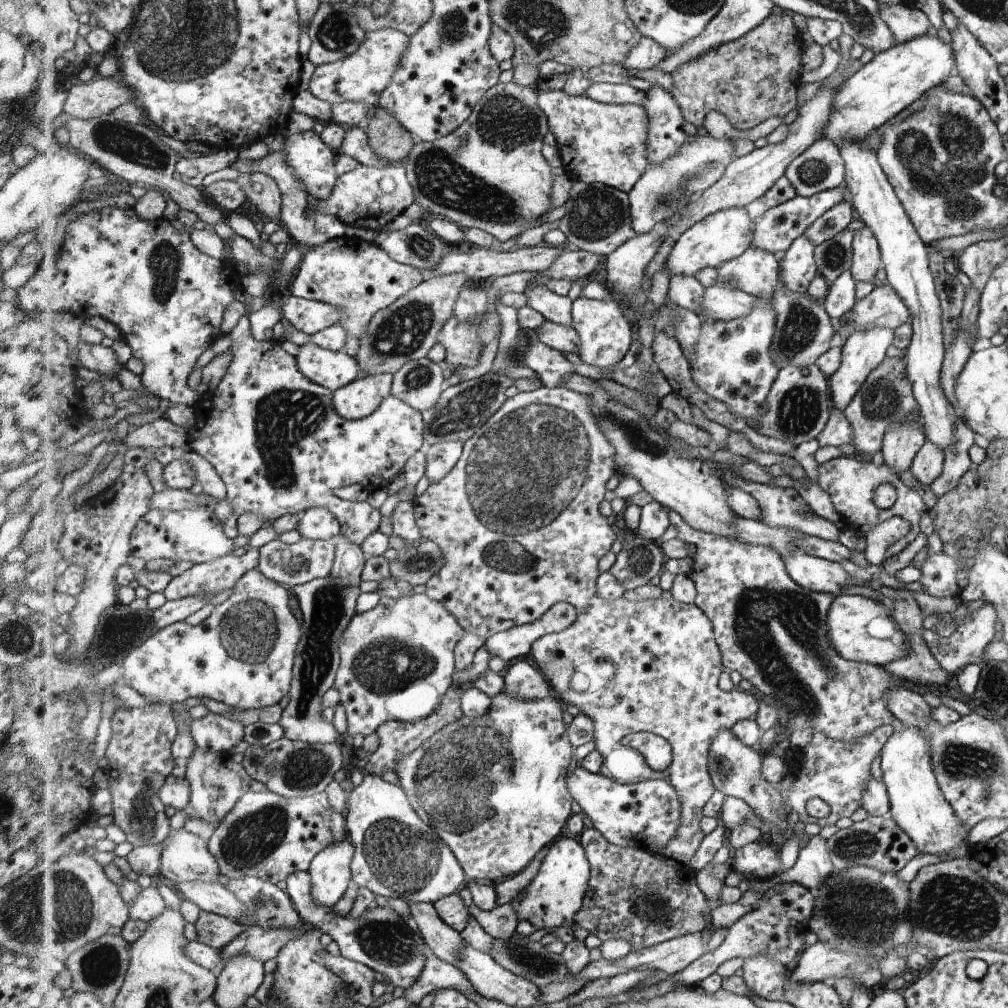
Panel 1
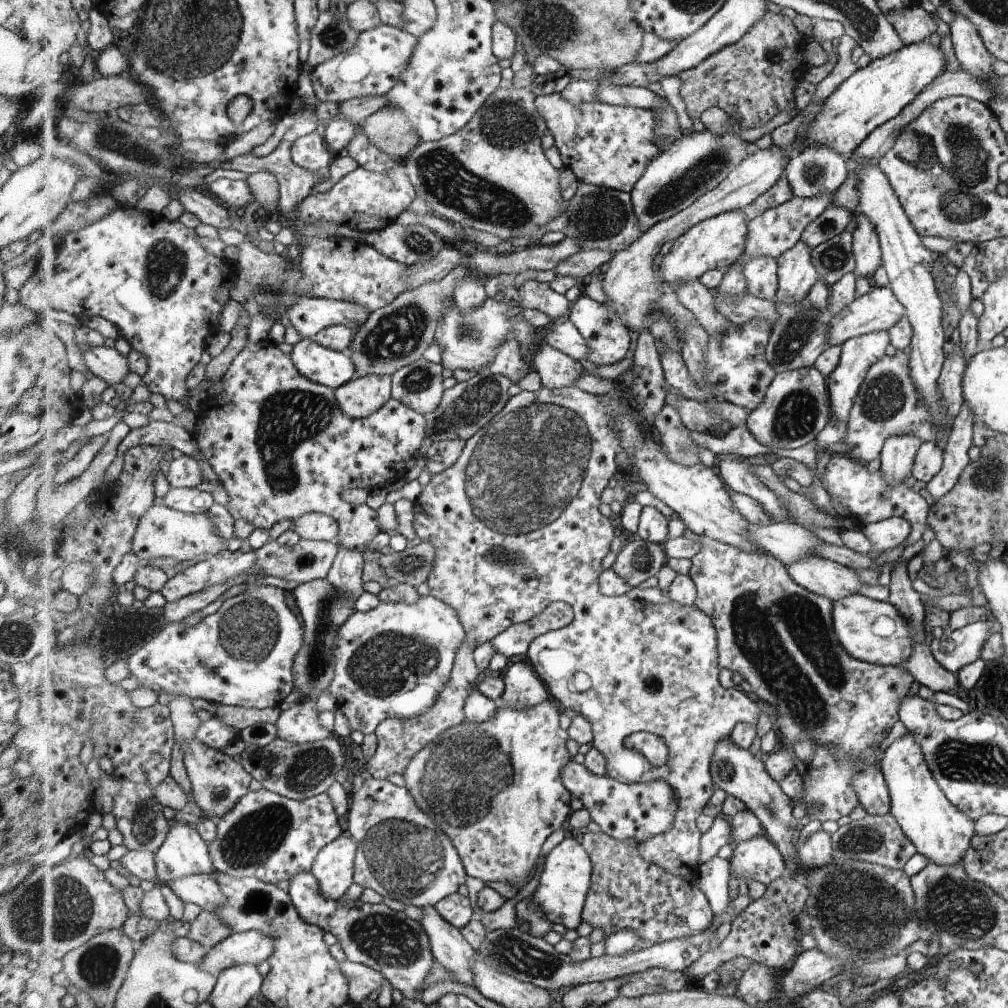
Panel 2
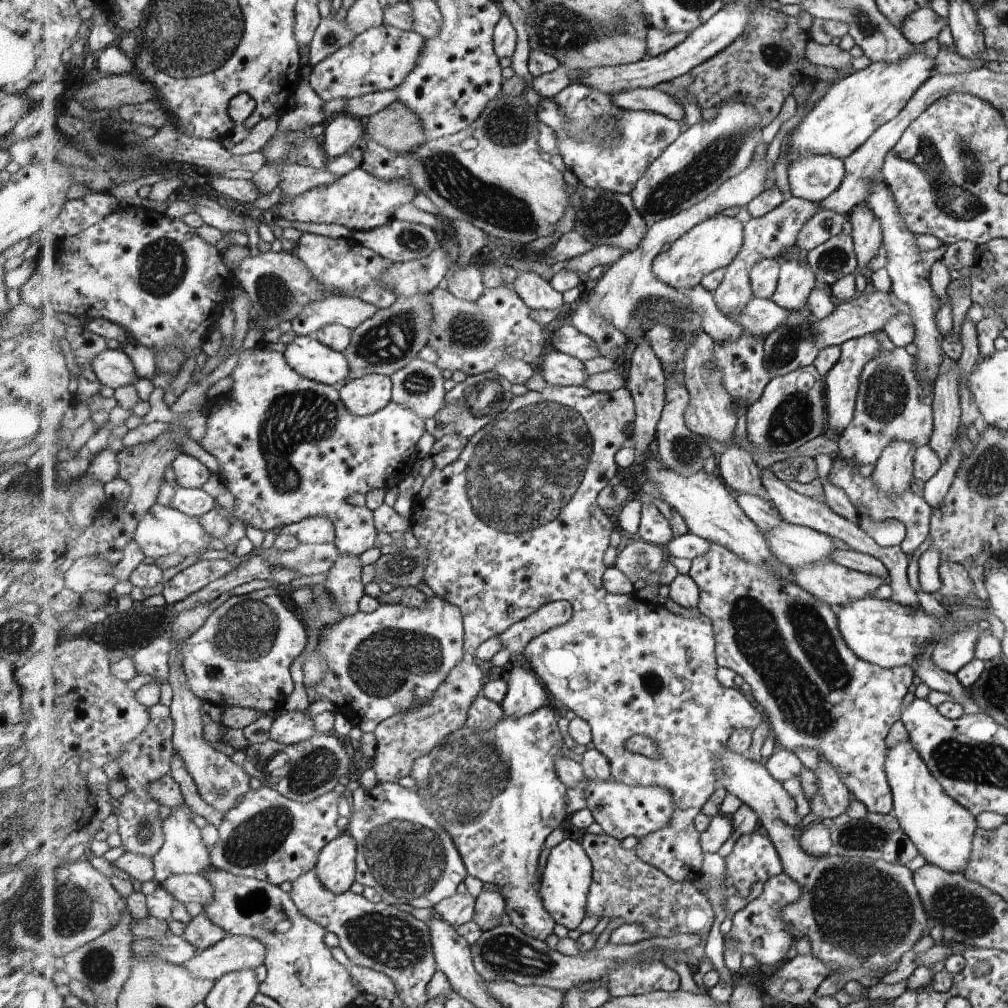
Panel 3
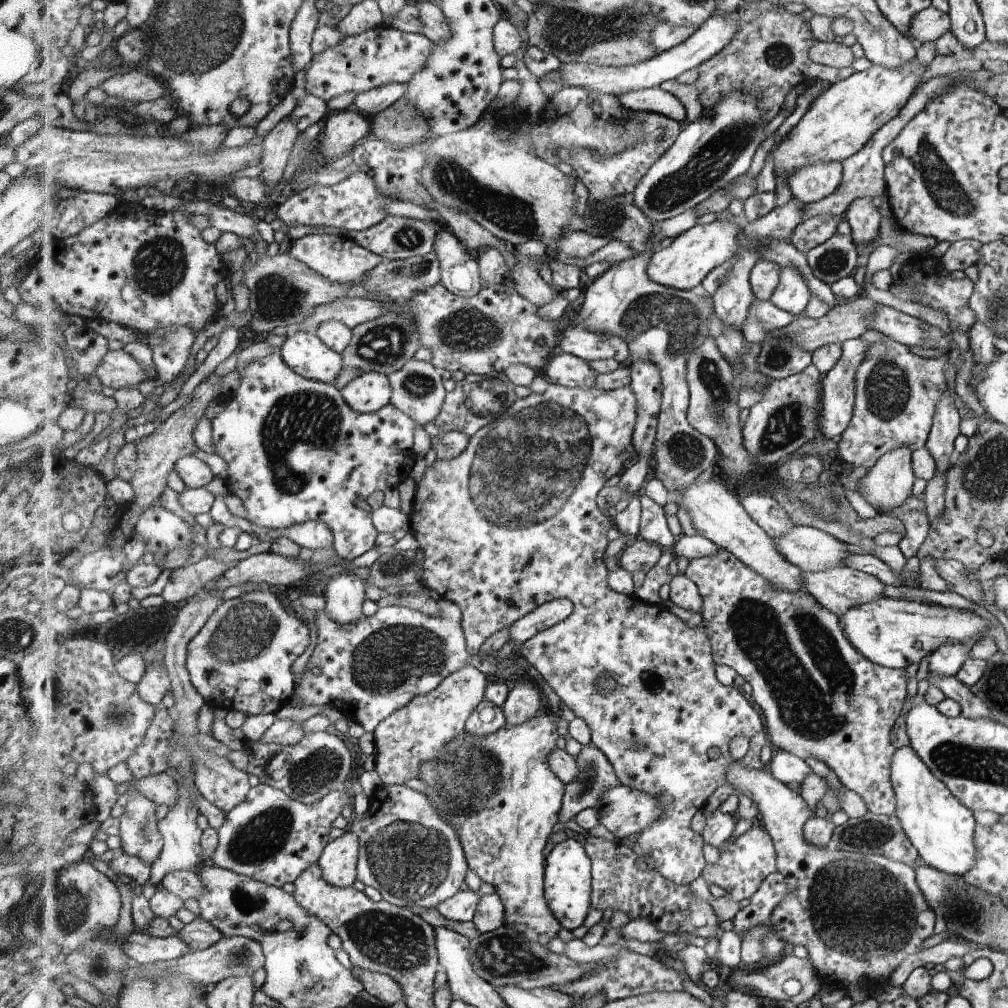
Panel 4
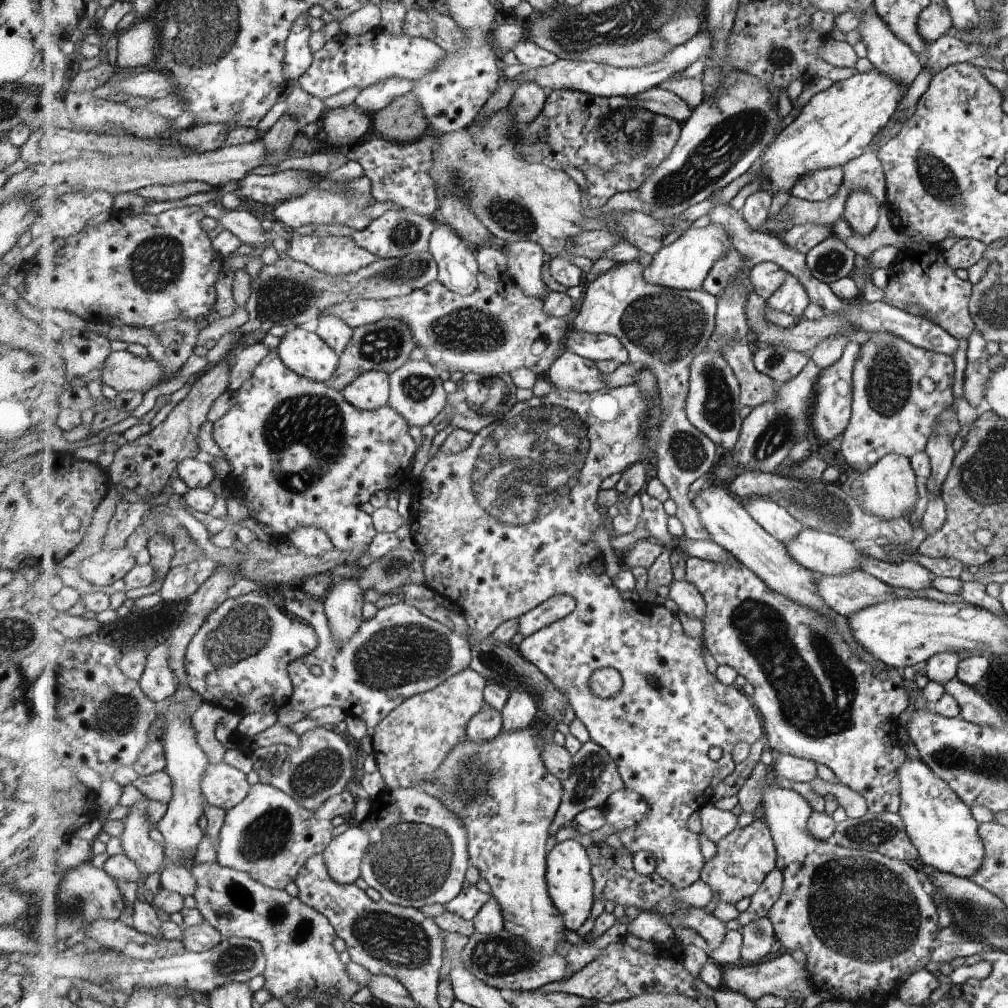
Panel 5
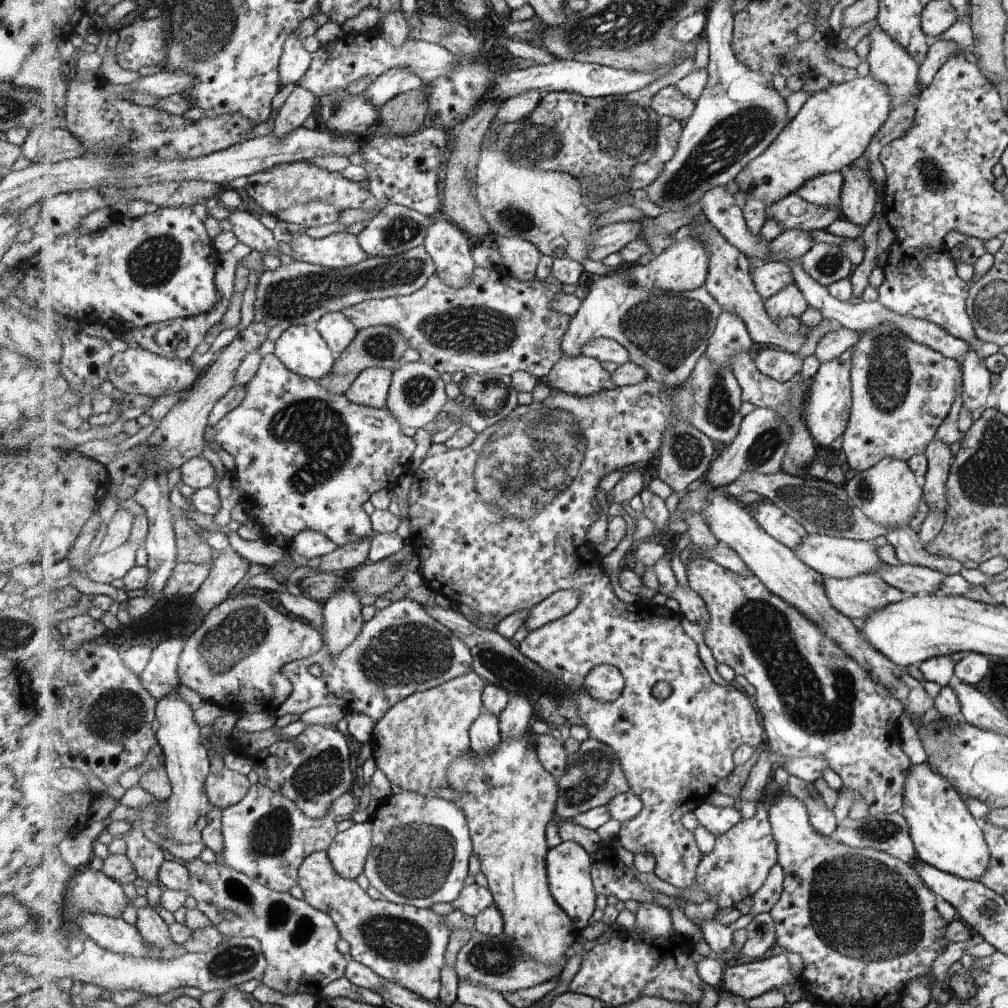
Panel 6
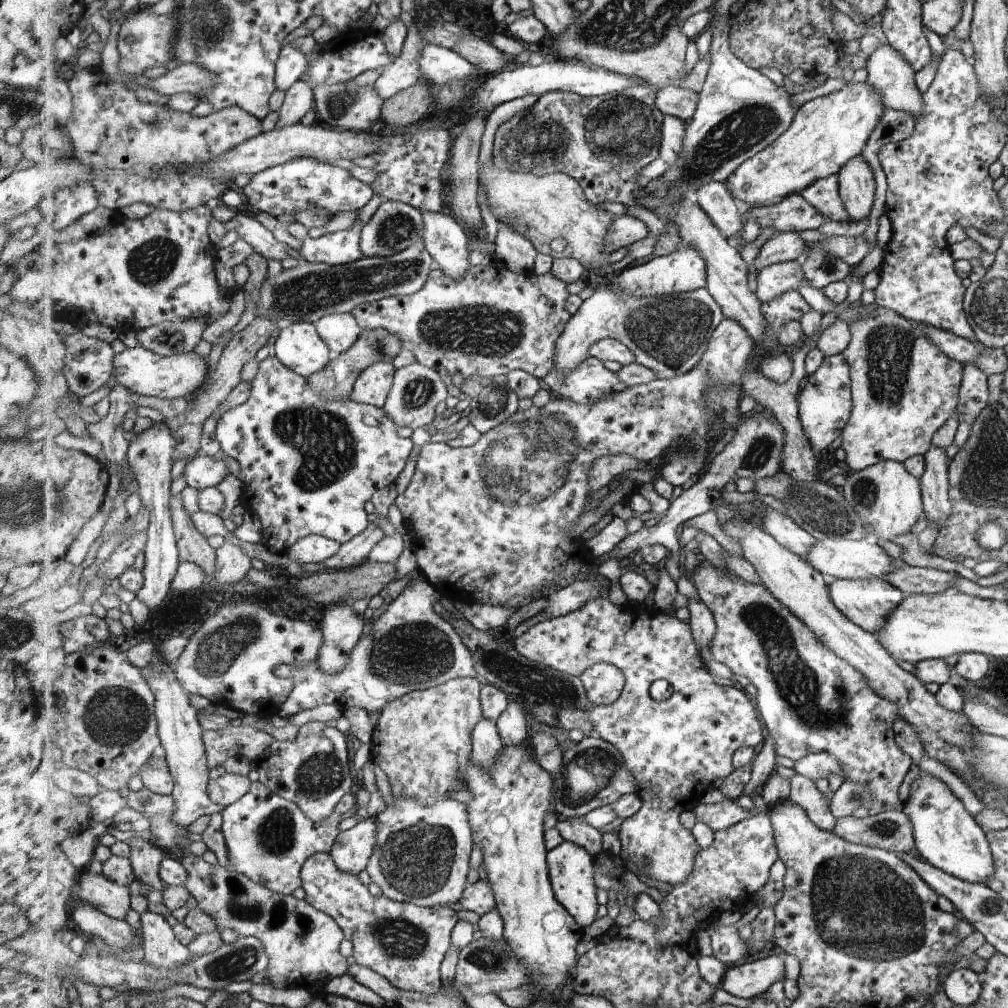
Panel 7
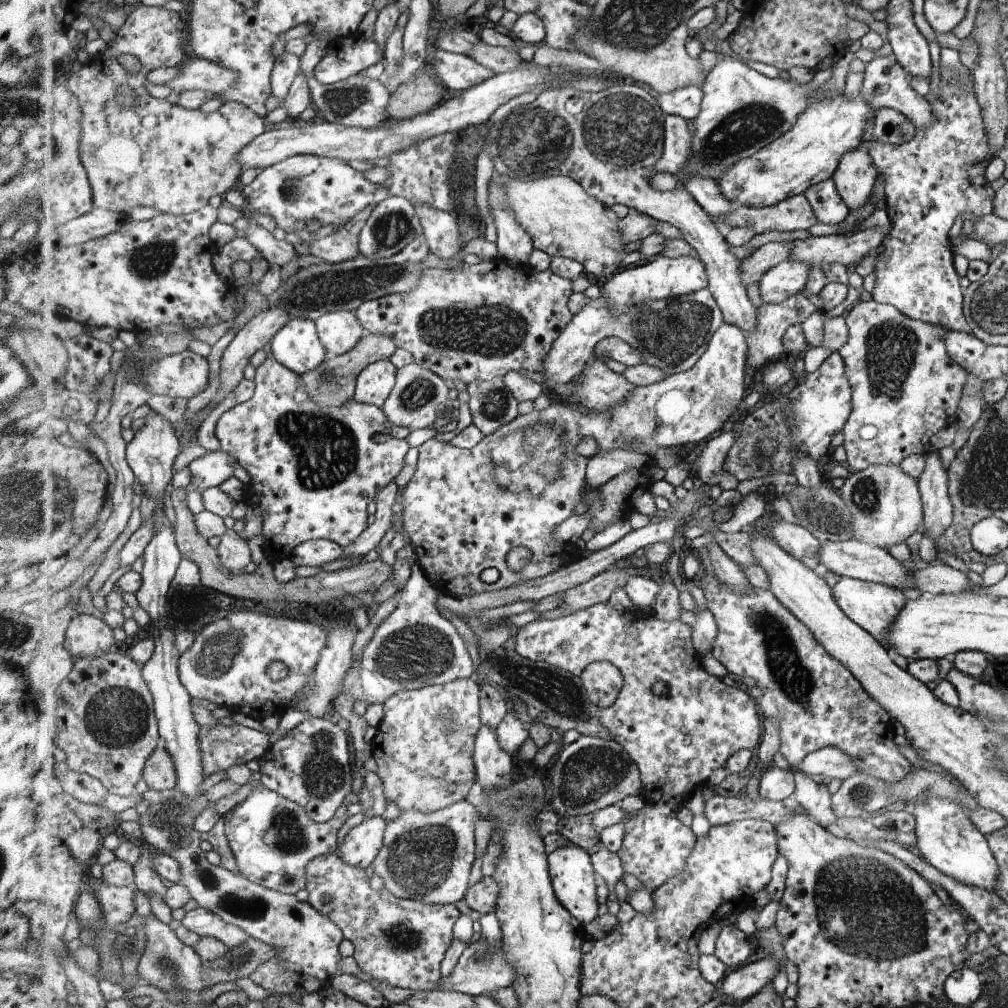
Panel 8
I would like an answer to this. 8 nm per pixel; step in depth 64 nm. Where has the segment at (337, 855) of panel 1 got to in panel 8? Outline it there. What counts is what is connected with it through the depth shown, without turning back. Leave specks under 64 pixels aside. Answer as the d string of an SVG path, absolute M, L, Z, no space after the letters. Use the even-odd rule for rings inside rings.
M382 815L366 818L360 825L353 827L345 836L337 854L343 862L354 867L373 866L386 838L388 820Z

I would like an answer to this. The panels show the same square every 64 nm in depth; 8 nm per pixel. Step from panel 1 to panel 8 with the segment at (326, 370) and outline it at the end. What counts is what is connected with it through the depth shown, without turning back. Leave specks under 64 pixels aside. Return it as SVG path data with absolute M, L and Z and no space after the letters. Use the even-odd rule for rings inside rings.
M293 317L271 339L271 354L298 375L314 372L330 355L323 346L318 326L310 318Z

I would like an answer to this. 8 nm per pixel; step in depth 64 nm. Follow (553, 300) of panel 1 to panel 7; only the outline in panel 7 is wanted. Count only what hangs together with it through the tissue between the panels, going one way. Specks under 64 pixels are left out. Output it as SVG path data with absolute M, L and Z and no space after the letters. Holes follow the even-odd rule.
M499 222L495 239L495 256L517 274L530 273L538 250L535 245L509 223Z

